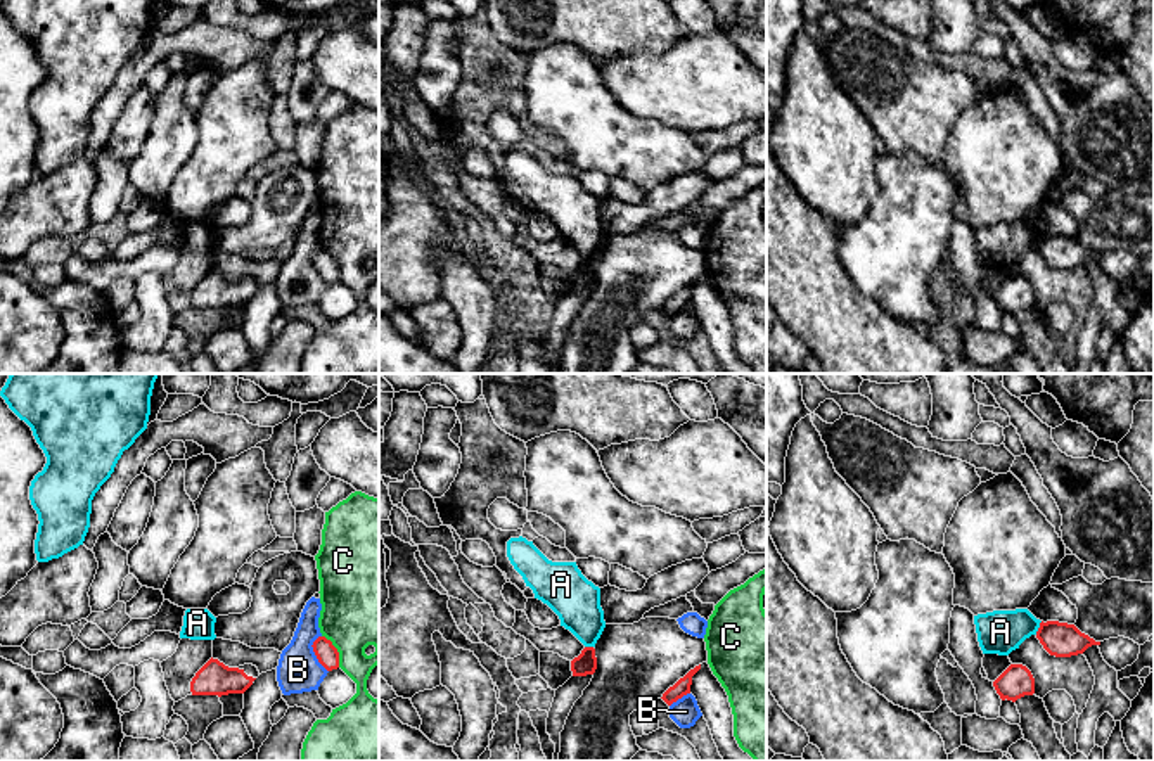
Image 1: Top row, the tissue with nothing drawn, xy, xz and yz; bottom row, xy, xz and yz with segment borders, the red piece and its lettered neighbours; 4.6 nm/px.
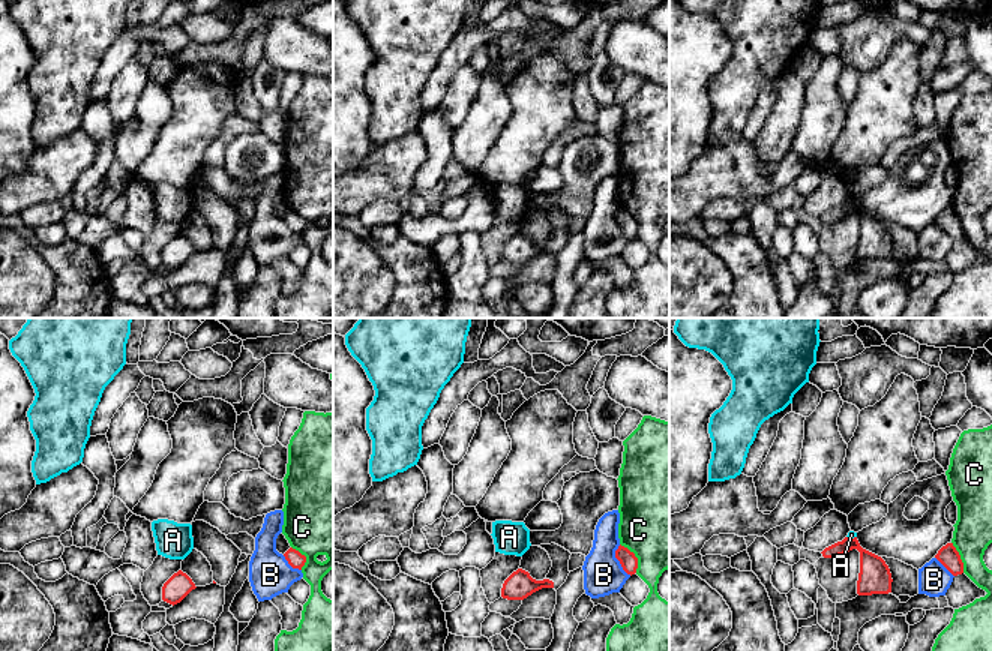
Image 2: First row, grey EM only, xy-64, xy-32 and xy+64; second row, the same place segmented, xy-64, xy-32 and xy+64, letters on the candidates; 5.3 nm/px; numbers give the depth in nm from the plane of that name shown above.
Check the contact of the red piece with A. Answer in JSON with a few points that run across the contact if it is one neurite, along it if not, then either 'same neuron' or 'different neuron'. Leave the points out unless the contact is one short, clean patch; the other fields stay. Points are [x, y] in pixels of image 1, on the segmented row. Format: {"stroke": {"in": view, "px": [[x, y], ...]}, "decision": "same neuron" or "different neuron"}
{"stroke": {"in": "yz", "px": [[1042, 621], [1035, 633]]}, "decision": "different neuron"}

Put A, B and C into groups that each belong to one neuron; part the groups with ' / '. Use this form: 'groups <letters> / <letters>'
groups A / B / C

